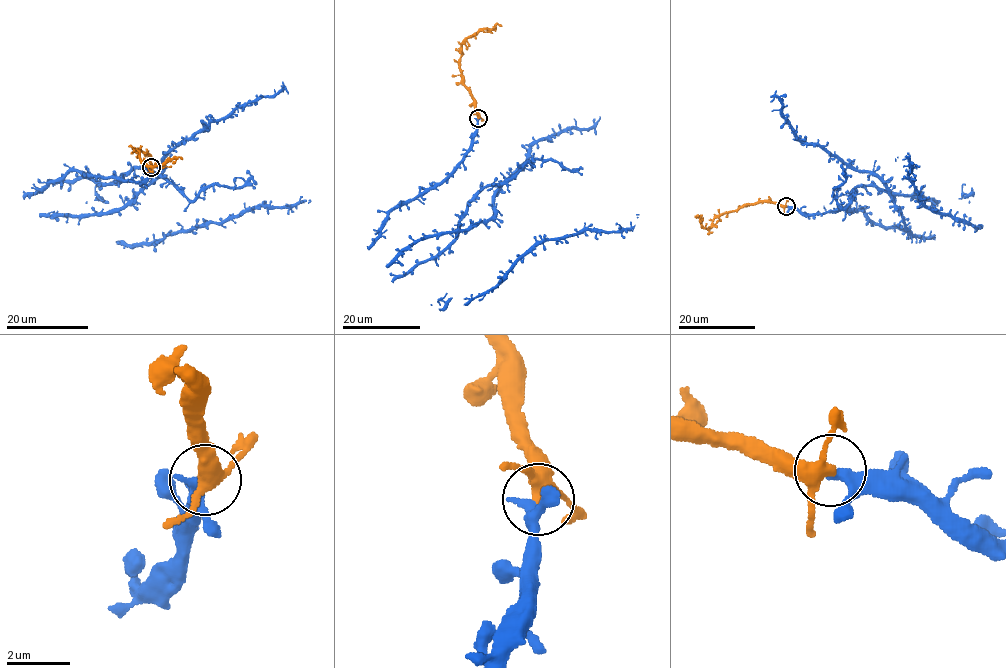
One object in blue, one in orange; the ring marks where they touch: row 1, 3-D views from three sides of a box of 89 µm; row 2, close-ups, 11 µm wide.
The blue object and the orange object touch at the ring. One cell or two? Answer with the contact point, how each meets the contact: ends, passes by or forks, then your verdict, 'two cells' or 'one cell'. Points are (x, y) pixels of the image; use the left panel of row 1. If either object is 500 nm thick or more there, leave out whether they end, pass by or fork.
(151, 167) | blue passes by | orange forks | one cell

